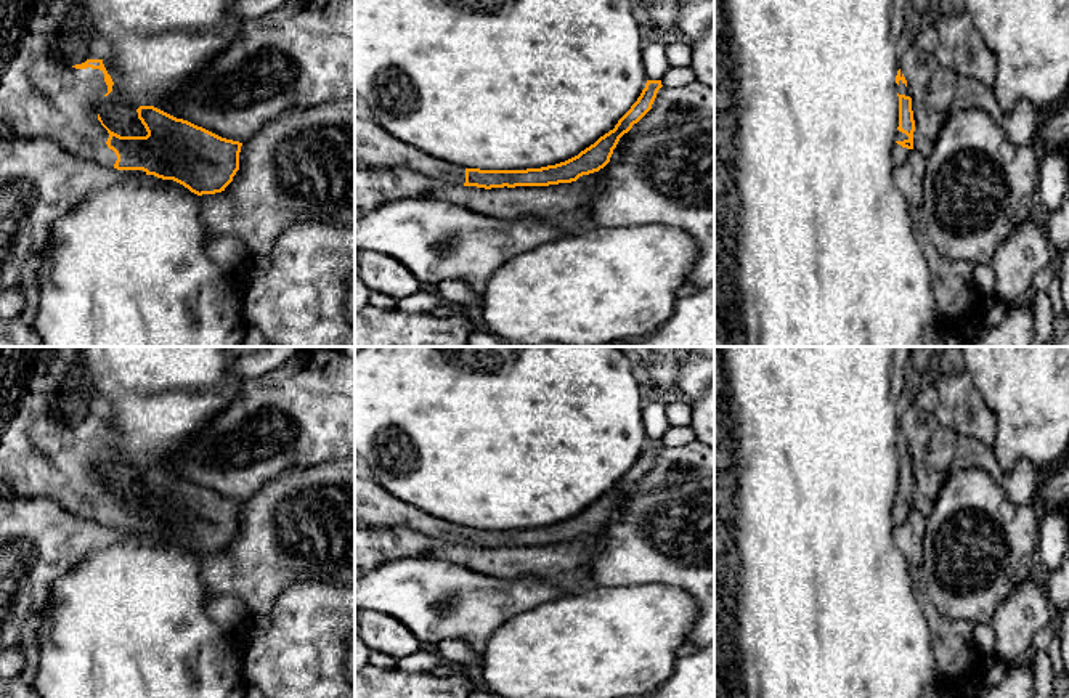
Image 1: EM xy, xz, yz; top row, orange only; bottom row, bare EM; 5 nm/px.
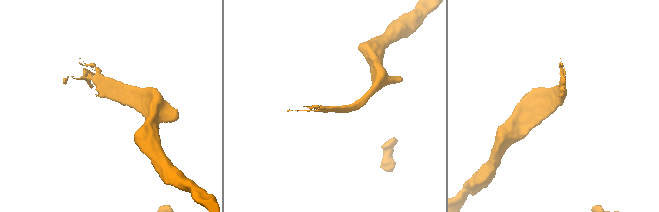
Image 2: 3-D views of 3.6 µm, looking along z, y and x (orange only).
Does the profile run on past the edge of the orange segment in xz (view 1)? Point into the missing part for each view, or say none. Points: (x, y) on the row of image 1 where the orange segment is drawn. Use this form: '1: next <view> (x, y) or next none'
1: next xz (373, 146)

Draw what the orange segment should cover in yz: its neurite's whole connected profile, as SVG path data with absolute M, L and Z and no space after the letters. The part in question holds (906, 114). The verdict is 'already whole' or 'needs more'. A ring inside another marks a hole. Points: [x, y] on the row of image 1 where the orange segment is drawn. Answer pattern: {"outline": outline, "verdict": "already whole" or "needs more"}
{"outline": "M900 69L897 71L896 83L899 96L899 127L892 148L892 164L894 167L899 167L905 162L910 151L913 149L915 120L912 111L912 98L907 88L907 80L900 72Z", "verdict": "needs more"}

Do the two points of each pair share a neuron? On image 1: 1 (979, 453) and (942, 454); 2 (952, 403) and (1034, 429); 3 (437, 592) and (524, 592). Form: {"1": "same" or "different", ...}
{"1": "same", "2": "different", "3": "same"}

